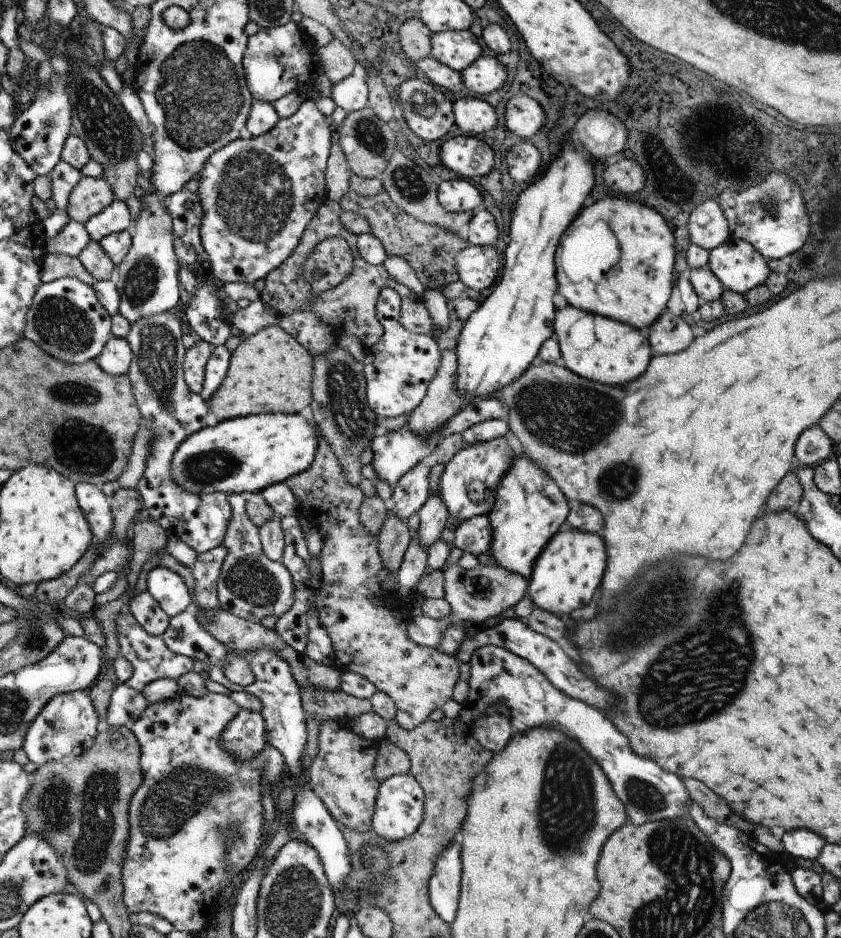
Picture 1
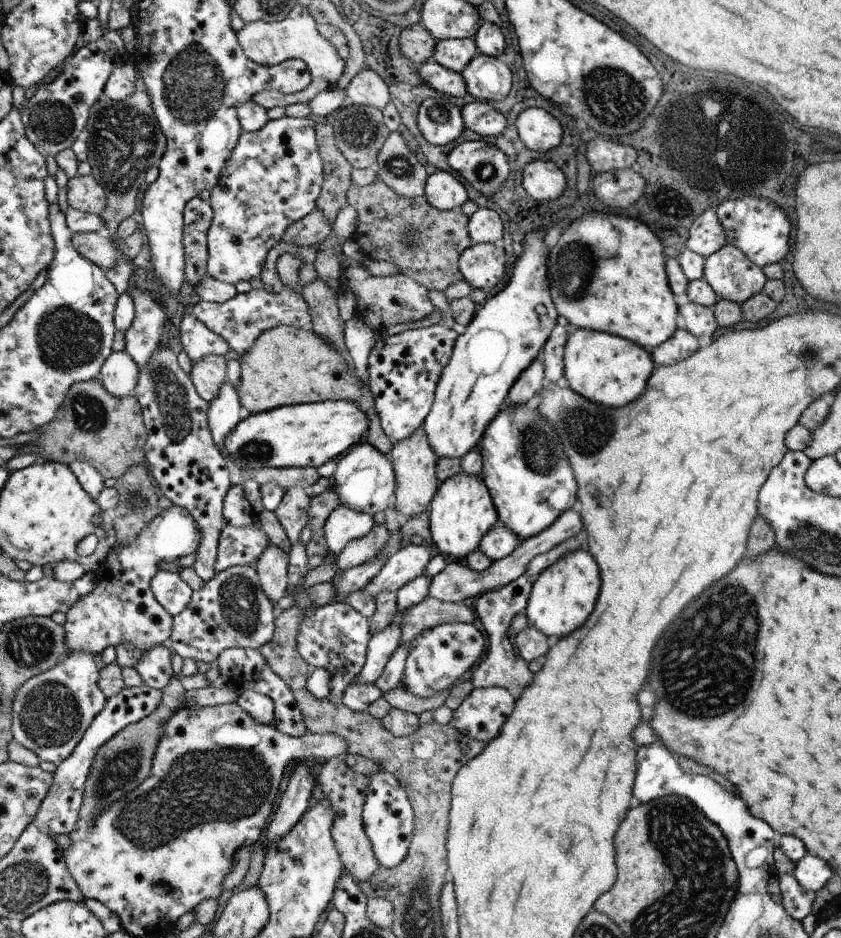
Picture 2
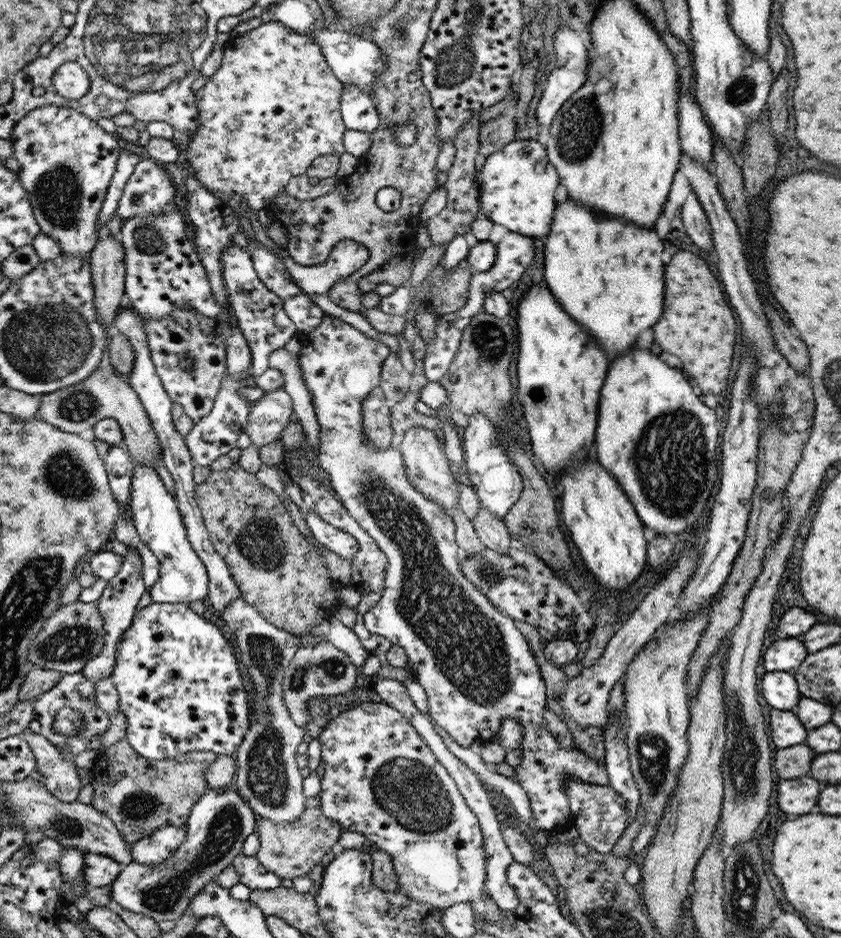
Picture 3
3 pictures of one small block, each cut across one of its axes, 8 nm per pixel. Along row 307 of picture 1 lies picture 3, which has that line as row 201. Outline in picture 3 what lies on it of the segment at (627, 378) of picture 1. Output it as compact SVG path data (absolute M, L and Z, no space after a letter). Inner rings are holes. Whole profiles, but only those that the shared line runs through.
M566 200L566 202L558 204L556 214L554 214L554 224L552 224L552 228L547 235L548 239L546 240L544 249L544 282L546 282L547 290L553 294L560 307L570 314L570 318L580 324L582 330L586 330L590 336L594 336L598 340L598 344L604 350L608 350L606 354L610 356L610 360L626 354L636 344L638 336L644 330L652 328L662 318L662 312L664 312L664 264L660 262L660 254L664 250L662 240L656 236L654 230L642 230L642 228L636 228L636 226L620 222L620 220L608 220L606 216L596 216L596 214L584 212L582 208L576 208L576 204L572 200Z

